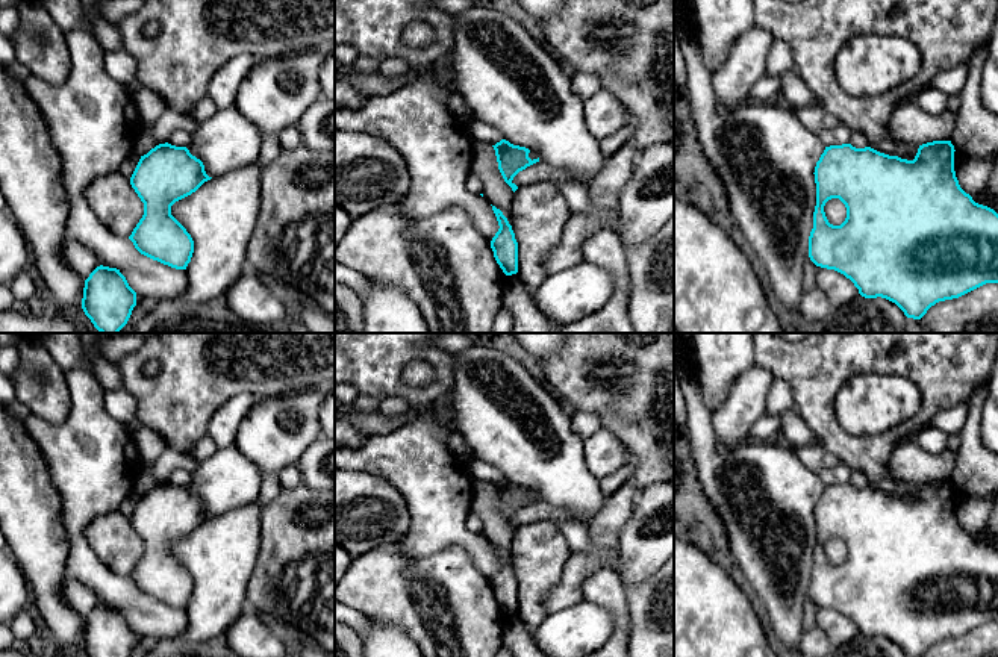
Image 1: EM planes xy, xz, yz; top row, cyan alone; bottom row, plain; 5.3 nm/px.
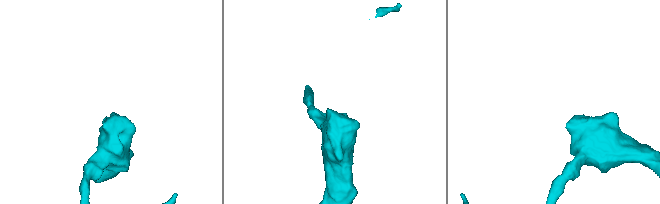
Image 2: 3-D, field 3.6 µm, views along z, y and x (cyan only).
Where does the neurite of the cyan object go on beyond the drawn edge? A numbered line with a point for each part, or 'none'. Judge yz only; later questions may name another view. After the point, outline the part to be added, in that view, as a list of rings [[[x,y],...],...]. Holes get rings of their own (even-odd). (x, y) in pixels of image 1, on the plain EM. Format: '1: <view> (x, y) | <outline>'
none

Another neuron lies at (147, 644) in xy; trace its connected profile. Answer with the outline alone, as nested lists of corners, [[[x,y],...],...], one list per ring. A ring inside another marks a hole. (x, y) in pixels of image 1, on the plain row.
[[[144,637],[141,642],[136,642],[130,657],[145,657],[156,646],[156,643],[157,643],[156,639]]]

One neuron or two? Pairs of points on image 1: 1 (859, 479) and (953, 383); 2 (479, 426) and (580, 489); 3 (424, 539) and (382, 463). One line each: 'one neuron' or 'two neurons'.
1: two neurons
2: one neuron
3: one neuron

